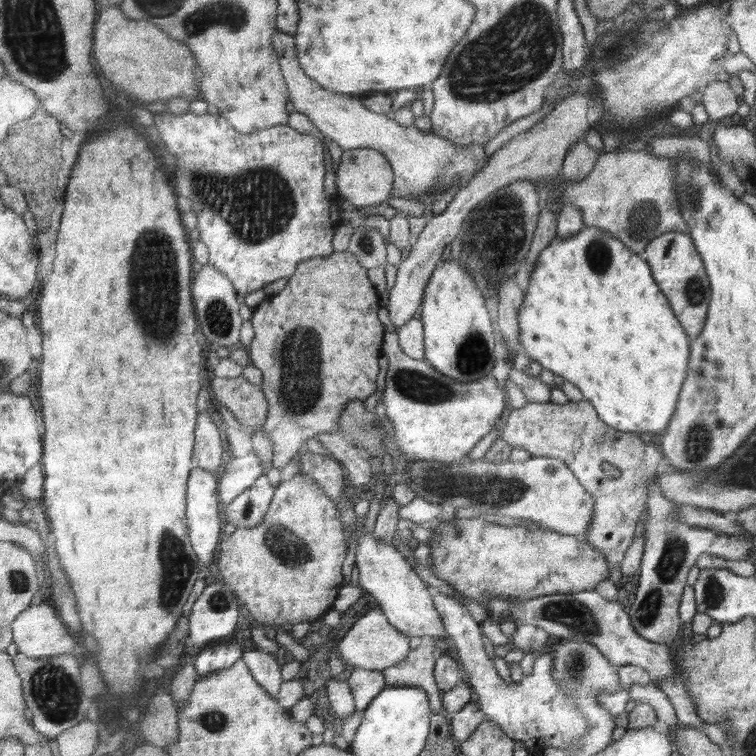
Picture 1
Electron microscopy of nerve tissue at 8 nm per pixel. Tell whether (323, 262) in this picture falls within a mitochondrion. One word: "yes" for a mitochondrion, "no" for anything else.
no

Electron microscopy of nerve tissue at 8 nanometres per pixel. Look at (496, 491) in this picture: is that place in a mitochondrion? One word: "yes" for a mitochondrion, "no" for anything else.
yes

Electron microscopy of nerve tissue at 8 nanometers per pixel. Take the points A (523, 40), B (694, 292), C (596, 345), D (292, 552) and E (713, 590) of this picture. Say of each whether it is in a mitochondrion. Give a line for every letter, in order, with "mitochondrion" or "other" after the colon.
A: mitochondrion
B: mitochondrion
C: other
D: mitochondrion
E: mitochondrion

